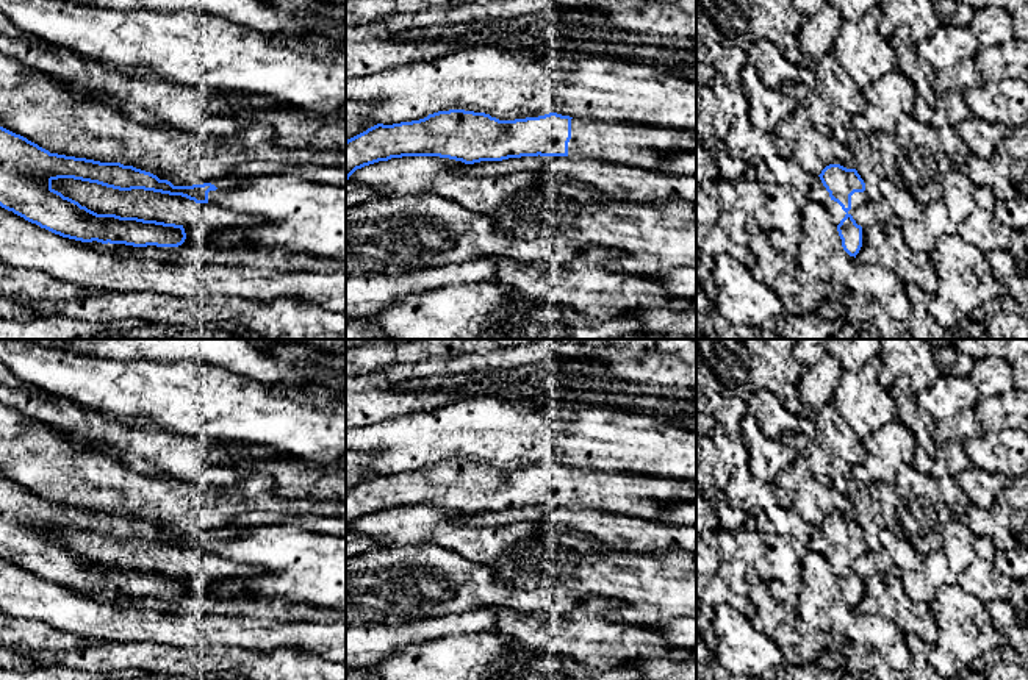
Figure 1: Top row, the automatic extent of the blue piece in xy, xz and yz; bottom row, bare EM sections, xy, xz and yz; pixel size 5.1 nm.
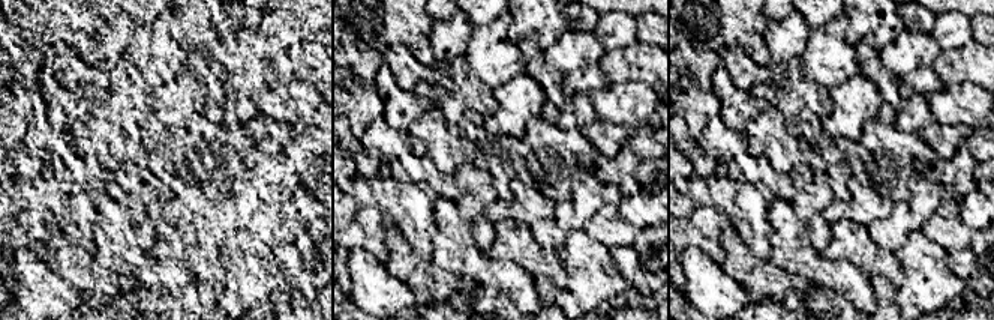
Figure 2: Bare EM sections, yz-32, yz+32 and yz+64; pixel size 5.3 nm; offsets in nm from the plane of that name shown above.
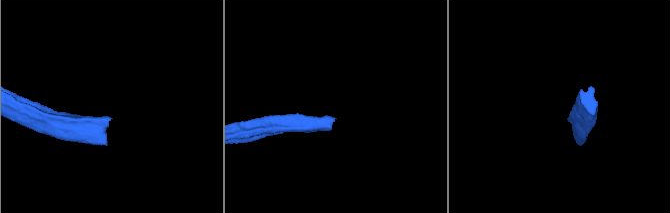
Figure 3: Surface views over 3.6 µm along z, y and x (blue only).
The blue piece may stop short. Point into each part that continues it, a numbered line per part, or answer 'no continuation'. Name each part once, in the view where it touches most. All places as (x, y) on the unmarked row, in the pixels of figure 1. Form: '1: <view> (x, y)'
1: yz (858, 549)

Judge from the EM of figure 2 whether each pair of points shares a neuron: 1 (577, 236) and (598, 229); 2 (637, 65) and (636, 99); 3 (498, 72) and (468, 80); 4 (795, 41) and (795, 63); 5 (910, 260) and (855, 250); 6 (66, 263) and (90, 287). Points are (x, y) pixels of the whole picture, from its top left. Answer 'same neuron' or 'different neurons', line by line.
1: different neurons
2: different neurons
3: different neurons
4: different neurons
5: different neurons
6: same neuron

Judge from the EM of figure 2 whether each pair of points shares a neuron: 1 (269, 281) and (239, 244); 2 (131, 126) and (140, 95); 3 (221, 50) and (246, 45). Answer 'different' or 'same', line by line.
1: same
2: different
3: same

